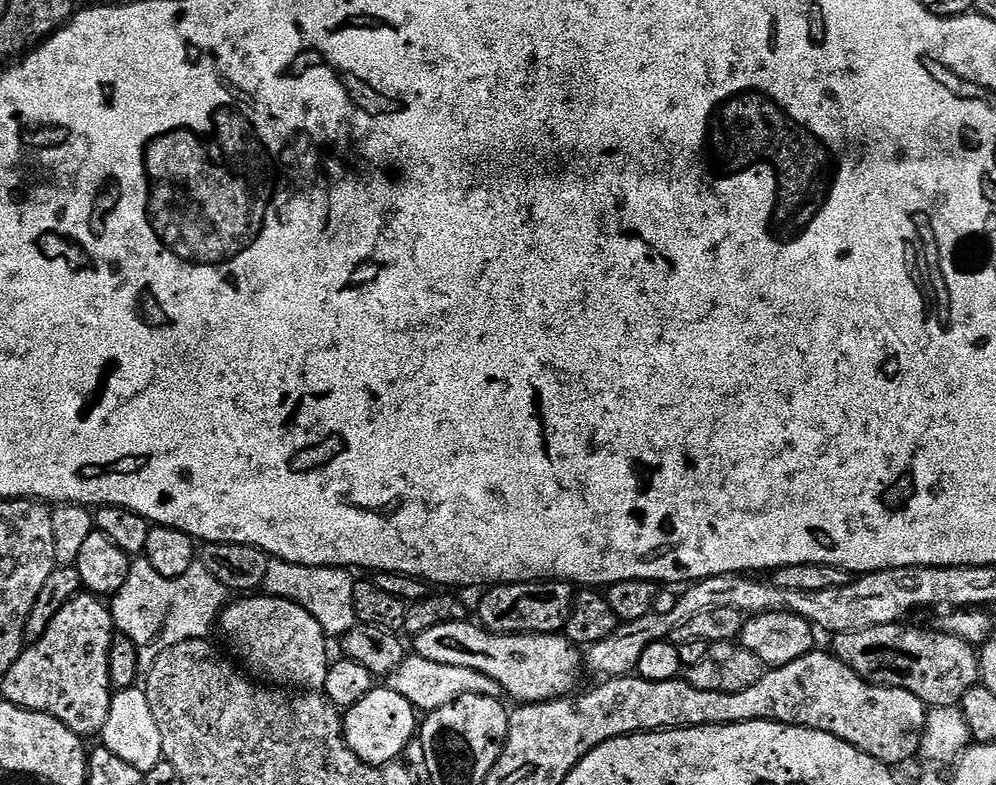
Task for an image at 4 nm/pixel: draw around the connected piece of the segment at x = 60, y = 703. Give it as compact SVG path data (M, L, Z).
M91 594L76 596L48 623L46 634L38 642L27 645L24 652L10 666L2 682L3 699L20 708L29 708L35 712L49 712L58 722L62 722L74 734L81 738L99 737L106 726L106 714L110 714L110 702L114 689L110 682L110 642L114 635L114 625L109 605L103 599Z

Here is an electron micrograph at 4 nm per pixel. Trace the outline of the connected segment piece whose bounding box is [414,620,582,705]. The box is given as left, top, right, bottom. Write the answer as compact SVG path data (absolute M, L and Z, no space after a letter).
M459 620L446 622L442 626L434 626L434 630L422 630L422 634L414 637L415 655L430 658L430 662L442 662L446 666L466 666L470 670L478 670L478 674L486 674L486 678L494 678L500 684L503 693L509 692L521 705L541 704L547 700L559 700L562 696L573 695L577 691L576 683L580 680L580 664L582 668L582 652L577 645L570 643L567 636L550 630L546 634L523 632L517 636L503 636L497 632L487 632L479 623Z

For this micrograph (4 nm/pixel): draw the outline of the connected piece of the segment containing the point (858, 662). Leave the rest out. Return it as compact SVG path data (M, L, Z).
M908 622L870 626L857 632L837 632L831 637L831 651L846 666L871 684L910 690L929 709L955 708L966 690L980 684L977 649L949 632L911 628Z

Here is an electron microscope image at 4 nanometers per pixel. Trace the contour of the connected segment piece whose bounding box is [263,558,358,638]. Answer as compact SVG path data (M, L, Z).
M272 558L268 561L263 591L270 596L292 600L305 608L316 619L318 626L322 626L324 635L329 638L343 638L358 622L354 610L354 576L351 571L342 568L311 568Z

